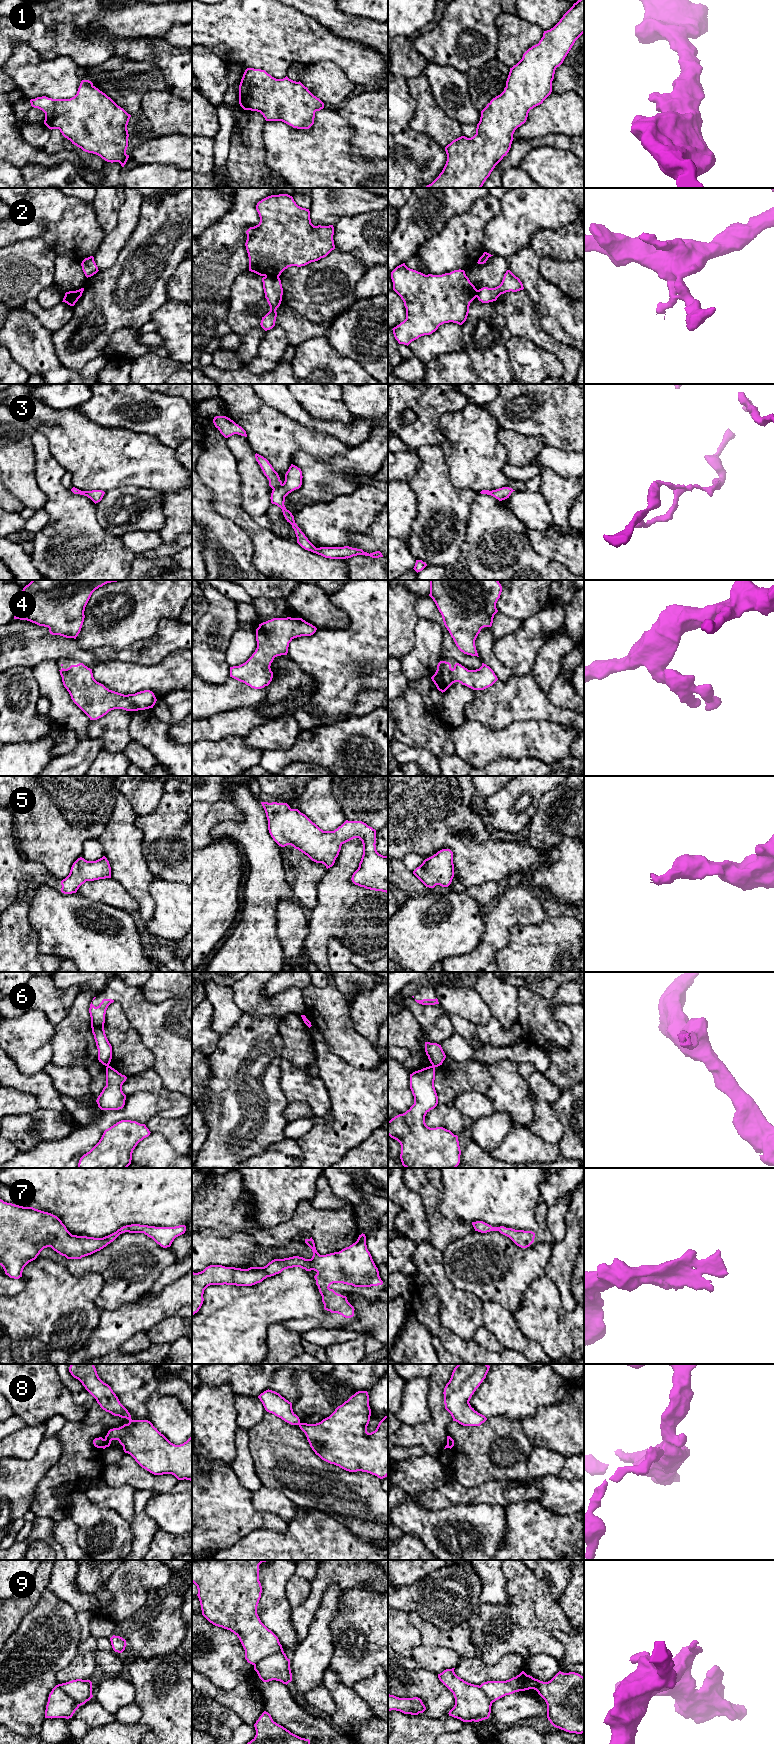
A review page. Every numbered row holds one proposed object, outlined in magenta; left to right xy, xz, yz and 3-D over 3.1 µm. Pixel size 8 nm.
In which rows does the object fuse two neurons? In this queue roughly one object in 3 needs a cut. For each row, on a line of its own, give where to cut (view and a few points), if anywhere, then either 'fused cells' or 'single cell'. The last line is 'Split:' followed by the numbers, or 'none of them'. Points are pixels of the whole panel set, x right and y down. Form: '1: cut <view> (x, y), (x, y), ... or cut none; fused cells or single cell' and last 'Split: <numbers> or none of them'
1: cut none; single cell
2: cut xy (65, 294), (77, 294), (79, 296); fused cells
3: cut xz (282, 484), (273, 489); fused cells
4: cut none; single cell
5: cut none; single cell
6: cut yz (432, 1065), (434, 1067); fused cells
7: cut none; single cell
8: cut xy (103, 1439), (103, 1443), (106, 1446); fused cells
9: cut xz (282, 1649), (263, 1657), (254, 1665); fused cells
Split: 2, 3, 6, 8, 9

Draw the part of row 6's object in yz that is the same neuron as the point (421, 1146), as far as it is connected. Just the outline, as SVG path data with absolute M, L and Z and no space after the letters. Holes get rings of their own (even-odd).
M434 1066L410 1074L410 1089L414 1096L414 1104L405 1113L388 1121L388 1135L400 1143L400 1159L405 1168L456 1168L460 1163L458 1136L443 1127L430 1128L425 1123L426 1114L438 1104L434 1080Z

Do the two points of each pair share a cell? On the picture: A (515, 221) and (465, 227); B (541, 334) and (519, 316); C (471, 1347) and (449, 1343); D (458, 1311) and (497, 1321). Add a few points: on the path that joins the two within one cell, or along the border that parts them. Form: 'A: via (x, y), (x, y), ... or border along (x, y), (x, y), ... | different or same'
A: border along (499, 204), (499, 213), (485, 227), (483, 247) | different
B: via (536, 333), (524, 321) | same
C: via (466, 1347), (459, 1347), (454, 1344) | same
D: border along (482, 1303), (483, 1326) | different

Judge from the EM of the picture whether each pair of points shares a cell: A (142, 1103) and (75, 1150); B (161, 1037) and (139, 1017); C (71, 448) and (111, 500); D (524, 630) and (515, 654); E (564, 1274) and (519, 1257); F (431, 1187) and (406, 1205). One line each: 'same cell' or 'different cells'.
A: same cell
B: same cell
C: different cells
D: same cell
E: different cells
F: different cells

